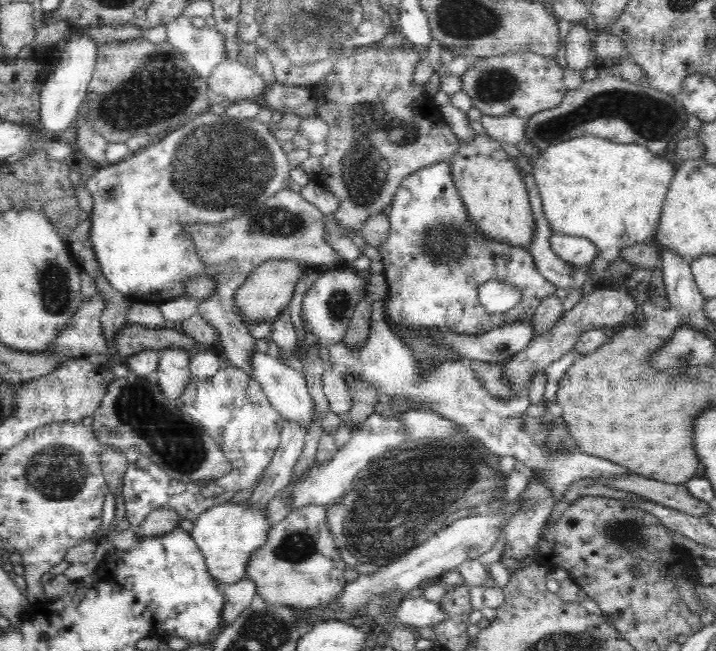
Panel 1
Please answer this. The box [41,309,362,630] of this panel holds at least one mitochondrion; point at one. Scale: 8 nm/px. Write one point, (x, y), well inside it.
(178, 443)

